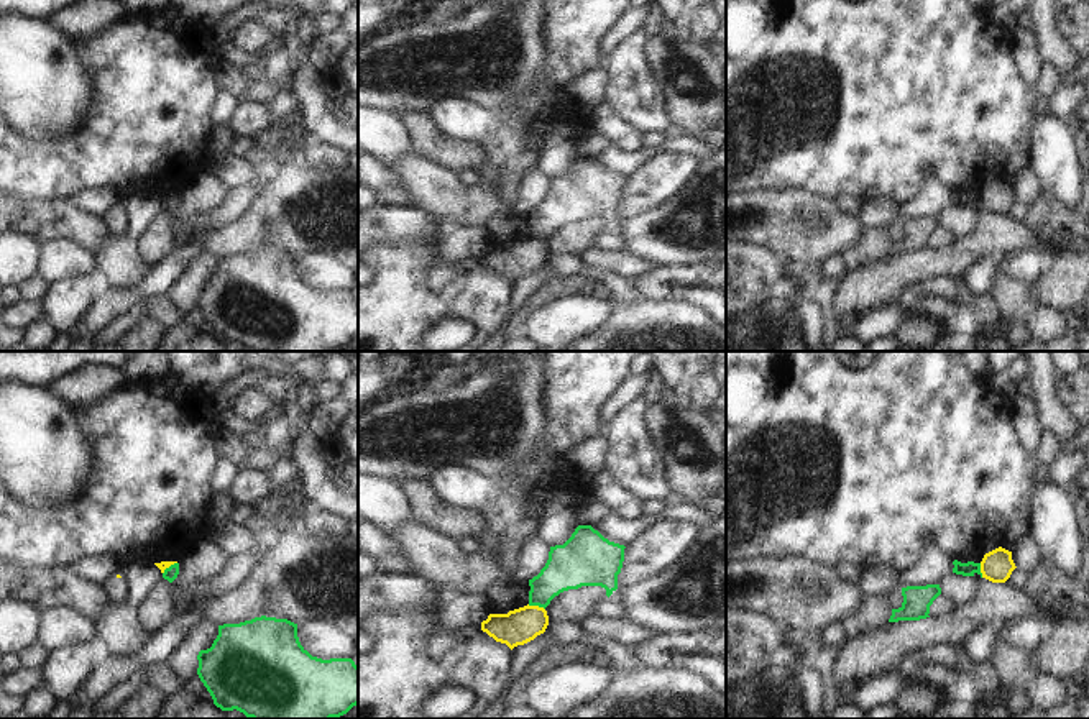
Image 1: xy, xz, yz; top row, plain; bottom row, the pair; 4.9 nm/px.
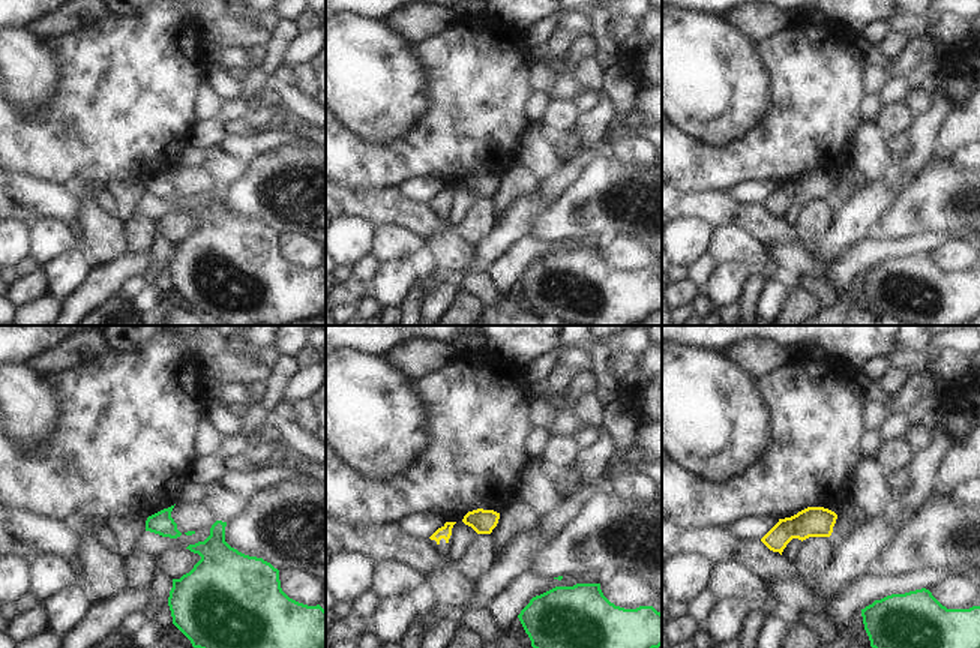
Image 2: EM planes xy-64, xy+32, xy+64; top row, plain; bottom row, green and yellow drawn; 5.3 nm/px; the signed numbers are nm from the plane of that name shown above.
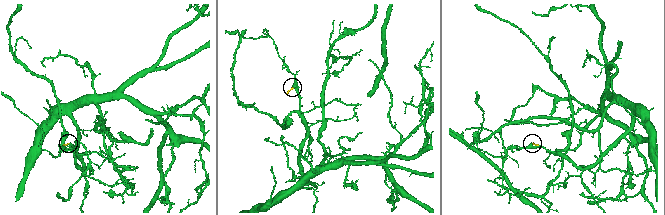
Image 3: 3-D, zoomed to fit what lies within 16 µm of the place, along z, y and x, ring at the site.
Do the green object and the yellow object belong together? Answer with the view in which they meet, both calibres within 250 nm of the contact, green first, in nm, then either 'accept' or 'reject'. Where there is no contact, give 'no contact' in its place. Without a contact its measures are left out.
meets green in xz; 220 nm thick on the green side, 170 nm on the other; reject

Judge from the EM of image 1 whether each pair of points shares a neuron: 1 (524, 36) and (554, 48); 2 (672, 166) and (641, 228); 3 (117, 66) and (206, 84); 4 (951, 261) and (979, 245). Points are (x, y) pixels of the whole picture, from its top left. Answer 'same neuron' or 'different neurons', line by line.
1: different neurons
2: different neurons
3: same neuron
4: same neuron

